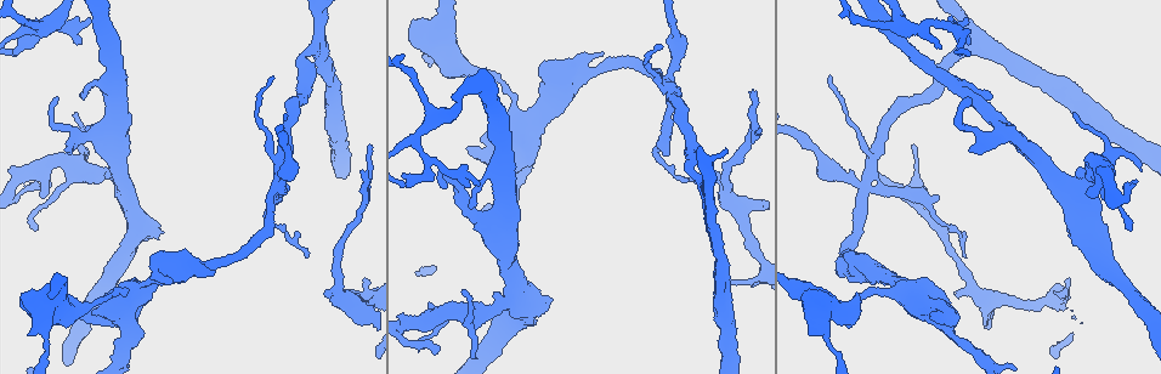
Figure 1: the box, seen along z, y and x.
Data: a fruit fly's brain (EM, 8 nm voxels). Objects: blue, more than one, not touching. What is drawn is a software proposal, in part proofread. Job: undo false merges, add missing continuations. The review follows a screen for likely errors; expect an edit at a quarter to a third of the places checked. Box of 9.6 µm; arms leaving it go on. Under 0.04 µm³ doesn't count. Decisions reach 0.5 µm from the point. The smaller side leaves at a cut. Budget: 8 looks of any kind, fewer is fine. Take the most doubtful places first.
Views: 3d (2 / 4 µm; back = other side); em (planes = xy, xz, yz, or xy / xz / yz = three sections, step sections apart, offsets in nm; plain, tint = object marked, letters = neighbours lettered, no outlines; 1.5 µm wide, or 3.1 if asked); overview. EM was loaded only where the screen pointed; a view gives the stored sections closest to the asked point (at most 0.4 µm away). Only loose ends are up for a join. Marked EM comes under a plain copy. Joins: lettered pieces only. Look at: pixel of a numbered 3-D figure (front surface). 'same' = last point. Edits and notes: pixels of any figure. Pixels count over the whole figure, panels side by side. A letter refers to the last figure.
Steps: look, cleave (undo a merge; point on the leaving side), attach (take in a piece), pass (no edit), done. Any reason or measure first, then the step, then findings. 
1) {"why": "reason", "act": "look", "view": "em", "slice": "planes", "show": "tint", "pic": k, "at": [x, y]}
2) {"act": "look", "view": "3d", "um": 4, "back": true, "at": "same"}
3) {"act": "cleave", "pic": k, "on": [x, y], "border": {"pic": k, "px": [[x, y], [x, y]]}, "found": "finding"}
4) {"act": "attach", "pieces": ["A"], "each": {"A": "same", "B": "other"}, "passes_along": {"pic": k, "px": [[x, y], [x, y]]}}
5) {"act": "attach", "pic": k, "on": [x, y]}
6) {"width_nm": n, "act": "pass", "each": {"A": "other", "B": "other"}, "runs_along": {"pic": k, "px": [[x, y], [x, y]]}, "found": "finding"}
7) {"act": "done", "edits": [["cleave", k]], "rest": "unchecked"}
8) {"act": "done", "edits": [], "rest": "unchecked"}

{"why": "four arms meet", "act": "look", "view": "em", "slice": "planes", "show": "letters", "pic": 1, "at": [665, 78]}

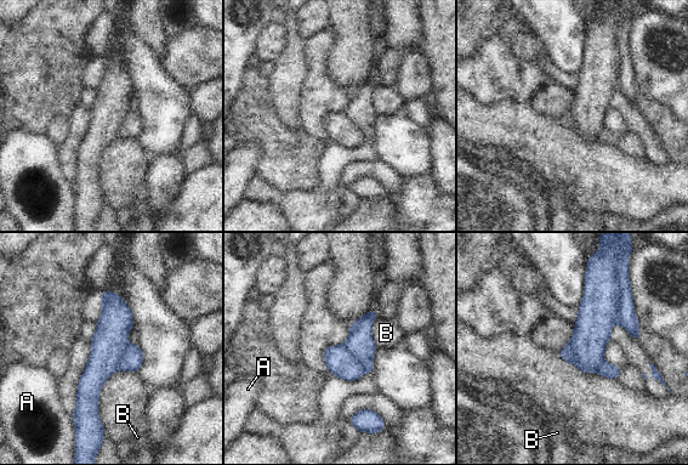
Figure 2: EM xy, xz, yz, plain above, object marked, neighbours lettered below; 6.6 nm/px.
{"act": "cleave", "pic": 2, "on": [627, 318], "each": {"A": "other", "B": "other"}, "border": {"pic": 2, "px": [[618, 278], [620, 288], [619, 319]]}, "found": "two neurons meet here"}

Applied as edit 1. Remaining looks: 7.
{"why": "see it whole again", "act": "look", "view": "overview"}

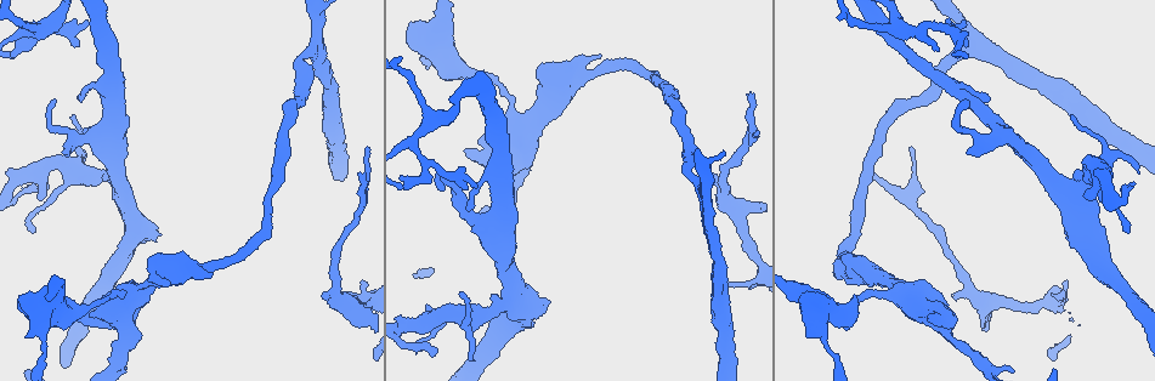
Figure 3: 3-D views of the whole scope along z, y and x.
{"why": "branch stops here", "act": "look", "view": "em", "slice": "planes", "show": "letters", "pic": 3, "at": [29, 338]}

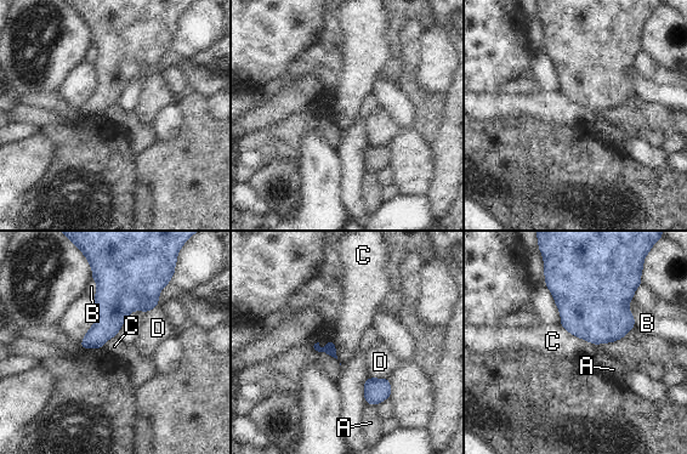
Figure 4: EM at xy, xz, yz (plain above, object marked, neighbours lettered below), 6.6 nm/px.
{"act": "pass", "each": {"A": "other", "B": "other", "C": "other", "D": "other"}, "found": "none of them fits"}

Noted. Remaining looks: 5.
{"why": "an open end", "act": "look", "view": "em", "slice": "planes", "show": "letters", "pic": 3, "at": [969, 151]}

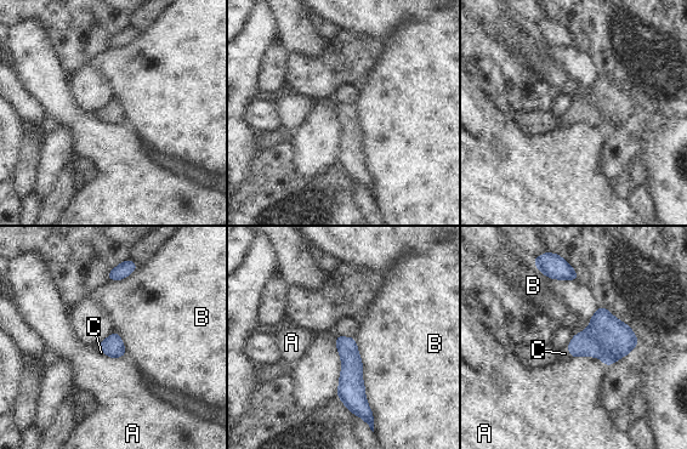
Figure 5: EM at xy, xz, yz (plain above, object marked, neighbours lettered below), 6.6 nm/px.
{"act": "attach", "pieces": ["C"], "each": {"A": "other", "B": "other", "C": "same"}, "passes_along": {"pic": 5, "px": [[605, 337], [569, 351], [565, 353]]}, "found": "the neuron continues"}

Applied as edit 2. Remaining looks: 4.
{"act": "done", "edits": [["cleave", 2], ["attach", 5]], "rest": "unchecked"}

